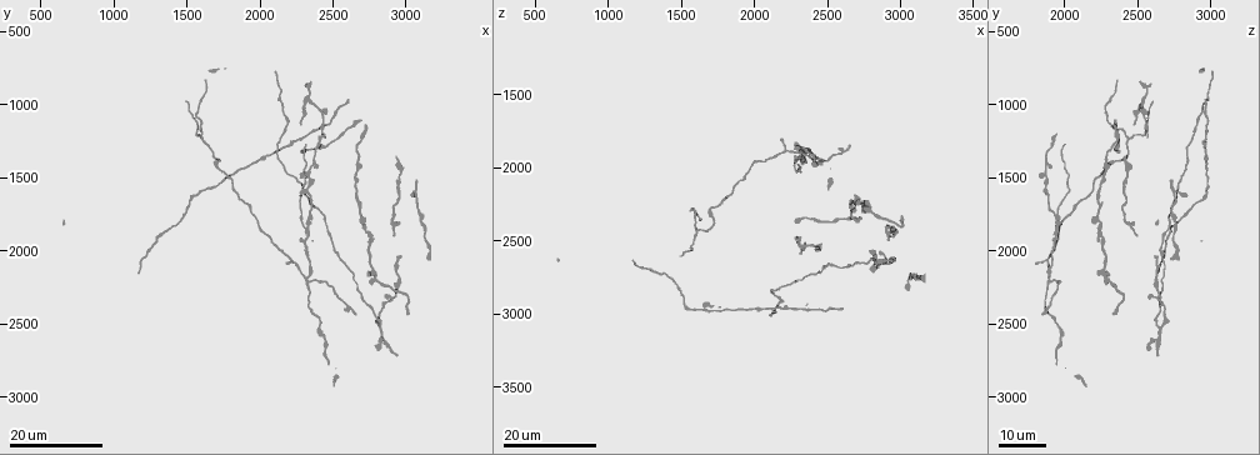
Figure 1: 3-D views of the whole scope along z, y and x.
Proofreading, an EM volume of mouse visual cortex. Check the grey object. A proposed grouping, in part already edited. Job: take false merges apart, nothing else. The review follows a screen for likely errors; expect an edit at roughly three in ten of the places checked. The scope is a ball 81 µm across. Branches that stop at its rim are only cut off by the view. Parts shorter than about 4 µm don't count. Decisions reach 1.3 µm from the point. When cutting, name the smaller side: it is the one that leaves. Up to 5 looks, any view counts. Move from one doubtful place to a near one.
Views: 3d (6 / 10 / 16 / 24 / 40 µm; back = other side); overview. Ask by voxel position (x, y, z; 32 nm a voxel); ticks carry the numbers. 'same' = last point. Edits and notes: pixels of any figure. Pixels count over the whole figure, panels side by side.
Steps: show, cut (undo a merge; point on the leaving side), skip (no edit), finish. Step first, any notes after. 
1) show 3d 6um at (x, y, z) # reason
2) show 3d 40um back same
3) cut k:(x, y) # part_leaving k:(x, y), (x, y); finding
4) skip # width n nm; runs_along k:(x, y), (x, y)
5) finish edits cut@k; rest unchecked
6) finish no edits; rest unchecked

show 3d 24um at (2340, 980, 2560) # three-way junction

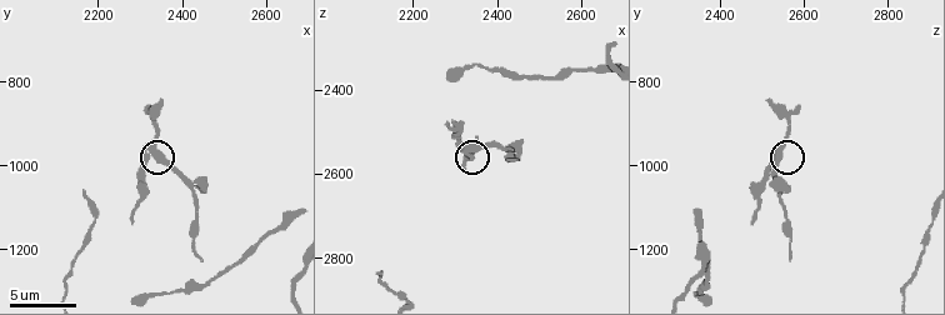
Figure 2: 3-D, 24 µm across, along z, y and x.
show 3d 10um at (2335, 965, 2540)

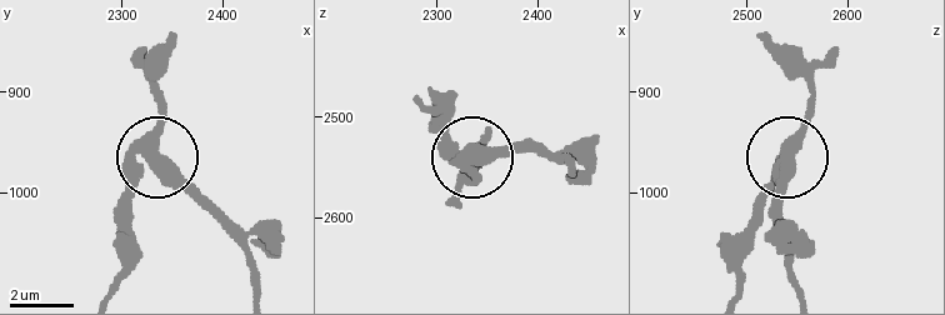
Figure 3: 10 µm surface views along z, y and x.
skip # all the same cell

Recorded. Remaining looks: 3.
show 3d 16um at (2300, 1840, 1940) # side arm on a straight run

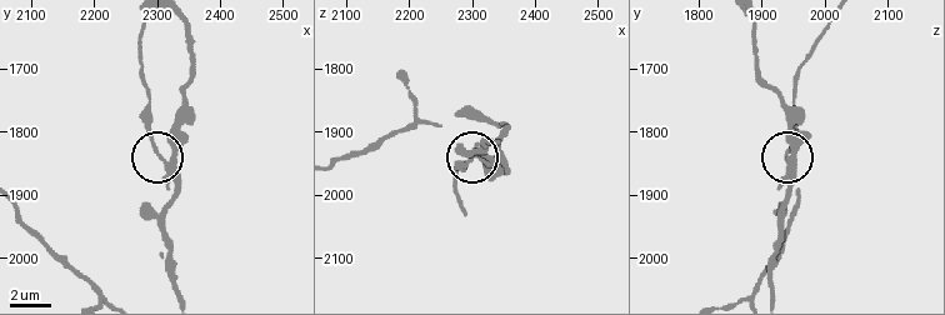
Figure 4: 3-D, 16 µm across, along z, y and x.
show 3d 10um at (2310, 1845, 1940)

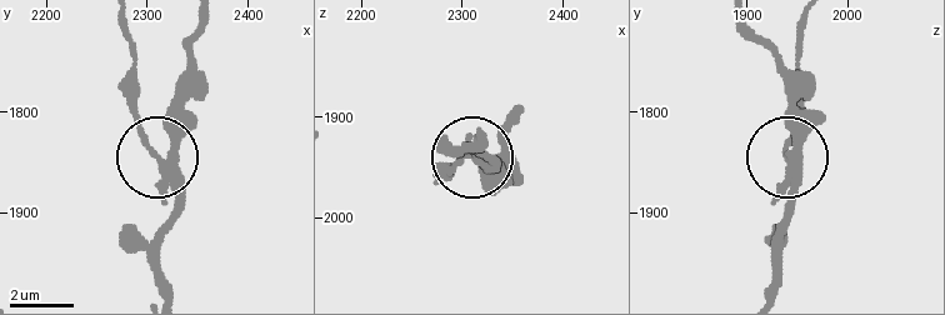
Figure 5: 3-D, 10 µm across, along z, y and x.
show 3d 10um back at (2310, 1850, 1944)

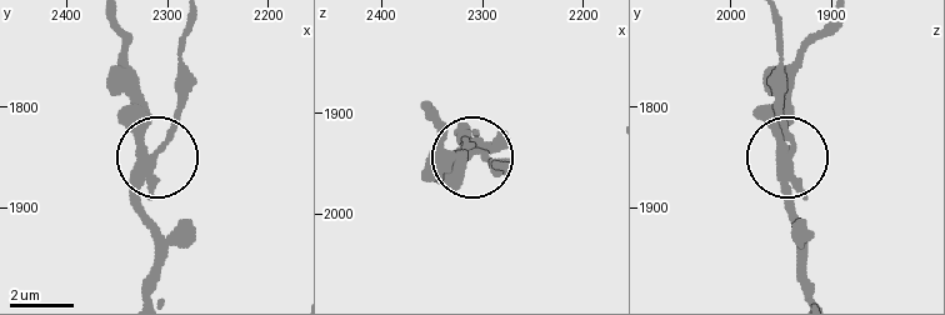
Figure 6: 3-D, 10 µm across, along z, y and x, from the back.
cut 6:(175, 119) # arms 3; part_leaving 6:(149, 159), (181, 96), (186, 24); a second cell is stuck on

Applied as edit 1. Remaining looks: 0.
finish edits cut@6; rest unchecked

